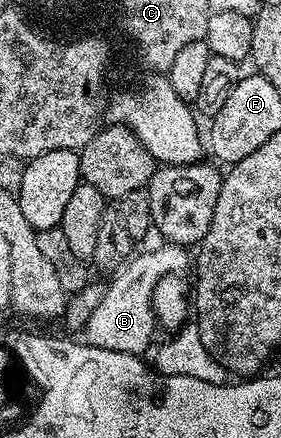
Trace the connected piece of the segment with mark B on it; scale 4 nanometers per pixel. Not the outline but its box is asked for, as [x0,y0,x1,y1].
[82,244,190,356]

